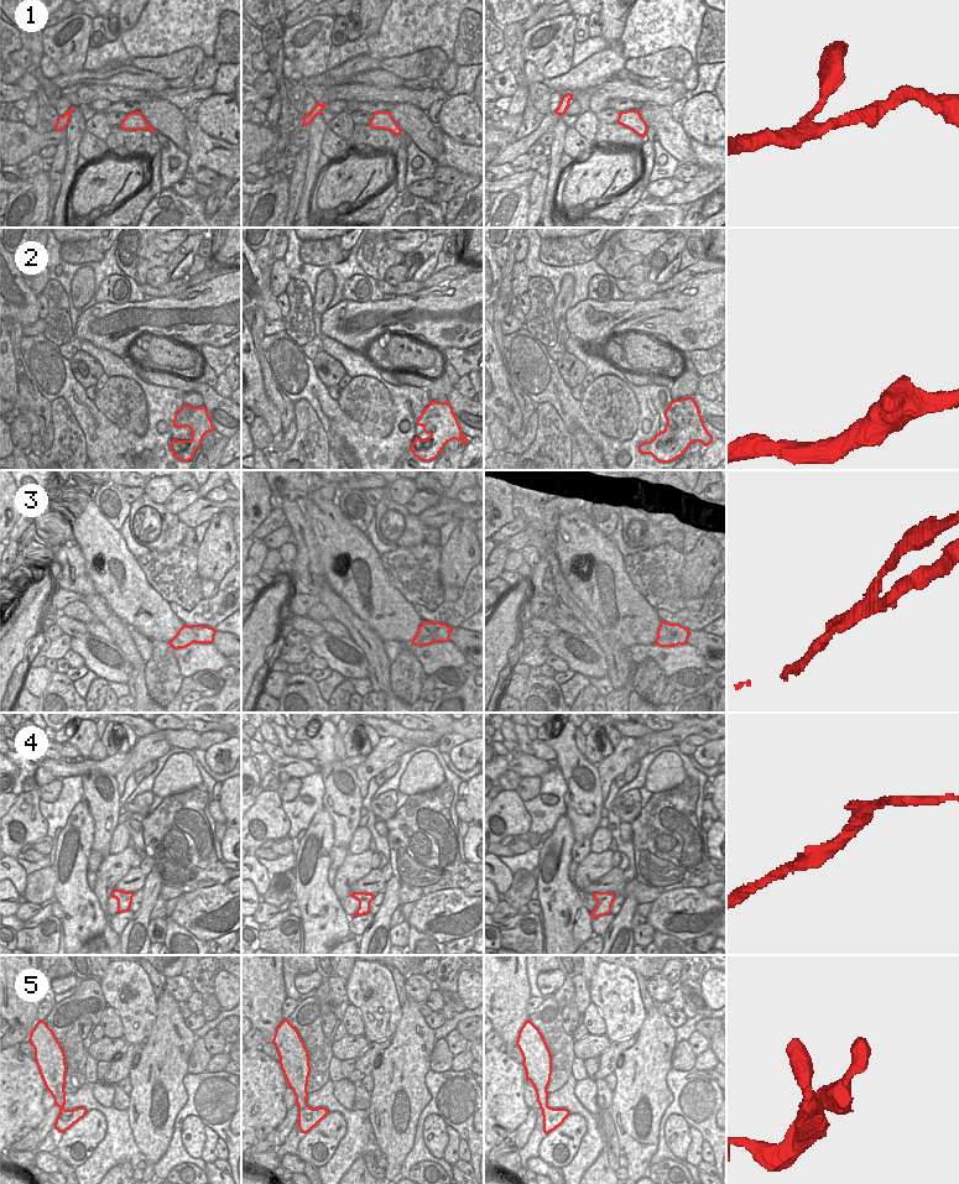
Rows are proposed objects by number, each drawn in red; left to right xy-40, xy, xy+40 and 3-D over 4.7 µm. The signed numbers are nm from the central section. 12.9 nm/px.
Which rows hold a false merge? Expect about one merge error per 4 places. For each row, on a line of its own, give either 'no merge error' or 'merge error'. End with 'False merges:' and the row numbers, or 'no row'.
1: no merge error
2: no merge error
3: merge error
4: no merge error
5: no merge error
False merges: 3

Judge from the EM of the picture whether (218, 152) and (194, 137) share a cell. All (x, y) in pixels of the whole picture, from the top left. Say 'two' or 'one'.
one

